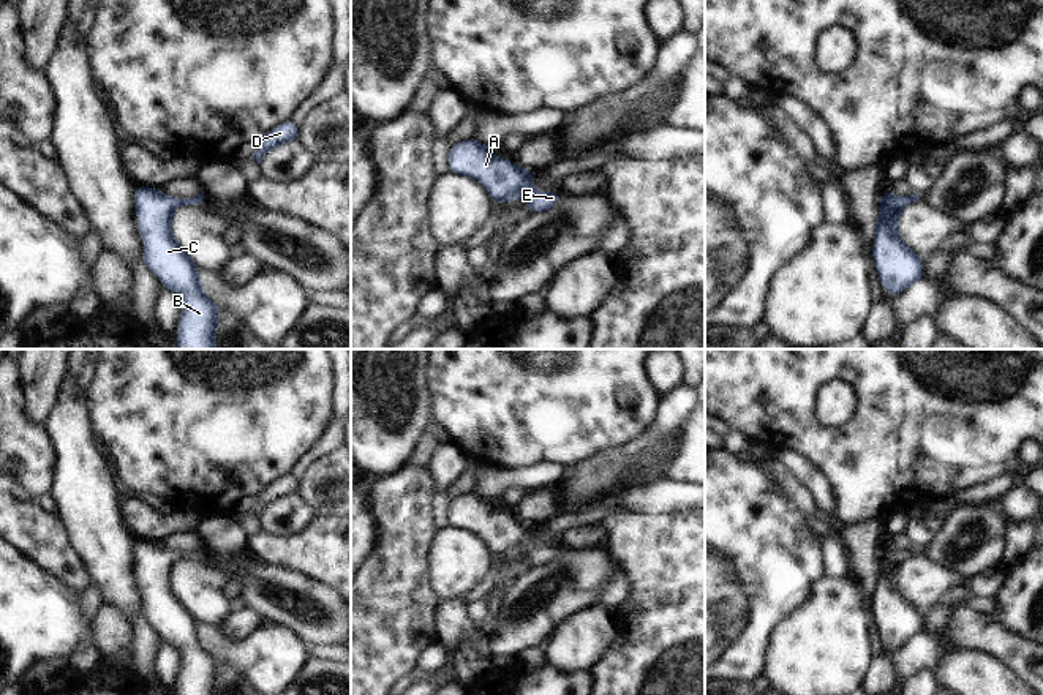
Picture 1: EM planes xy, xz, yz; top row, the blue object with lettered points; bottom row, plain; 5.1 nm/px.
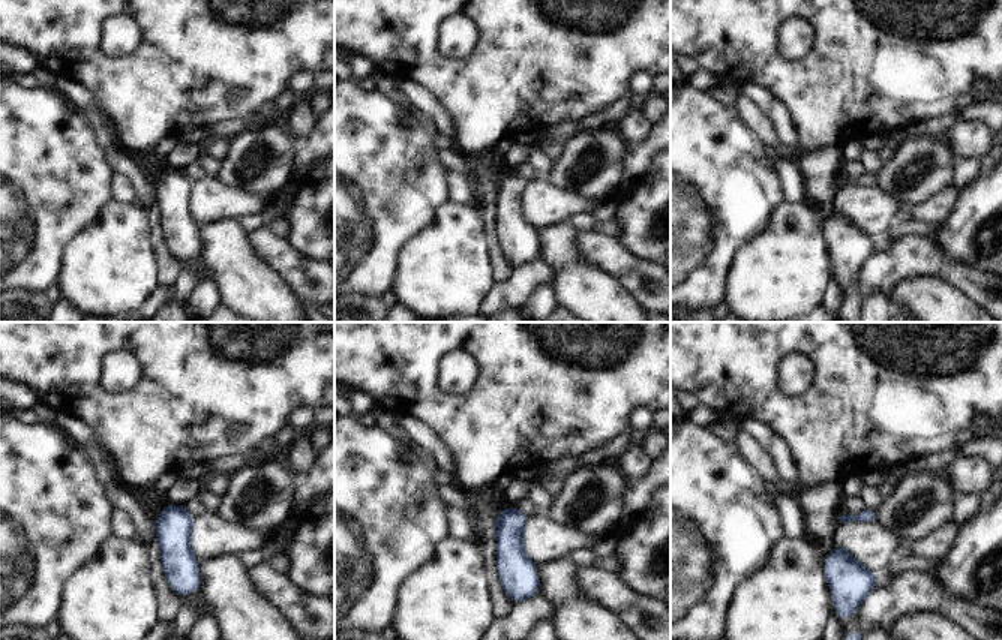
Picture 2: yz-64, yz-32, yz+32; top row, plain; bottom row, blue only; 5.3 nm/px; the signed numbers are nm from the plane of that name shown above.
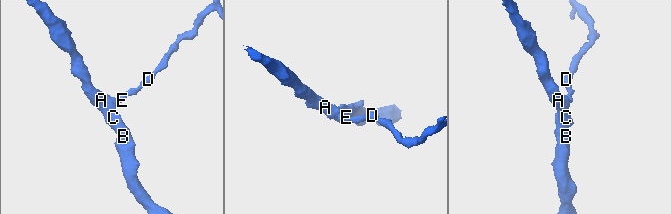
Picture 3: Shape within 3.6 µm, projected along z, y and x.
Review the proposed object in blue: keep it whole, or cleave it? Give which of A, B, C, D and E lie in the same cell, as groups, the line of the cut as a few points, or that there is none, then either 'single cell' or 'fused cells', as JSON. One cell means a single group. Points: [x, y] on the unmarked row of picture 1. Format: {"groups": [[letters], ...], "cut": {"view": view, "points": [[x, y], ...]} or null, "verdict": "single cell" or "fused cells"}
{"groups": [["A", "B", "C", "D", "E"]], "cut": null, "verdict": "single cell"}

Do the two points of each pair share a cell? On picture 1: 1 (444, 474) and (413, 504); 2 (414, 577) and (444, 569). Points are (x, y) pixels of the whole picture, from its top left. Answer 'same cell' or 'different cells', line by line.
1: different cells
2: different cells

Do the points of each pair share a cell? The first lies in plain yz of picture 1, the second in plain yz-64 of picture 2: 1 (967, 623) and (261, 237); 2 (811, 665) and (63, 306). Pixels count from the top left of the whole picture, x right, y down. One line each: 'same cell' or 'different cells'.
1: same cell
2: different cells

